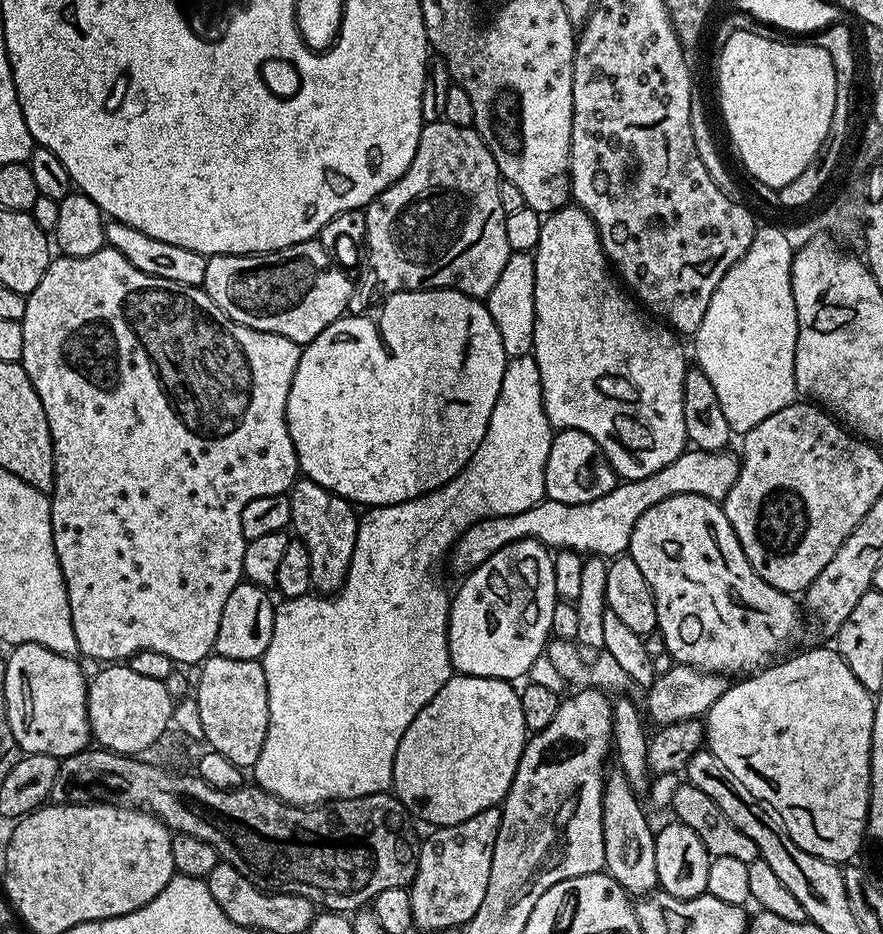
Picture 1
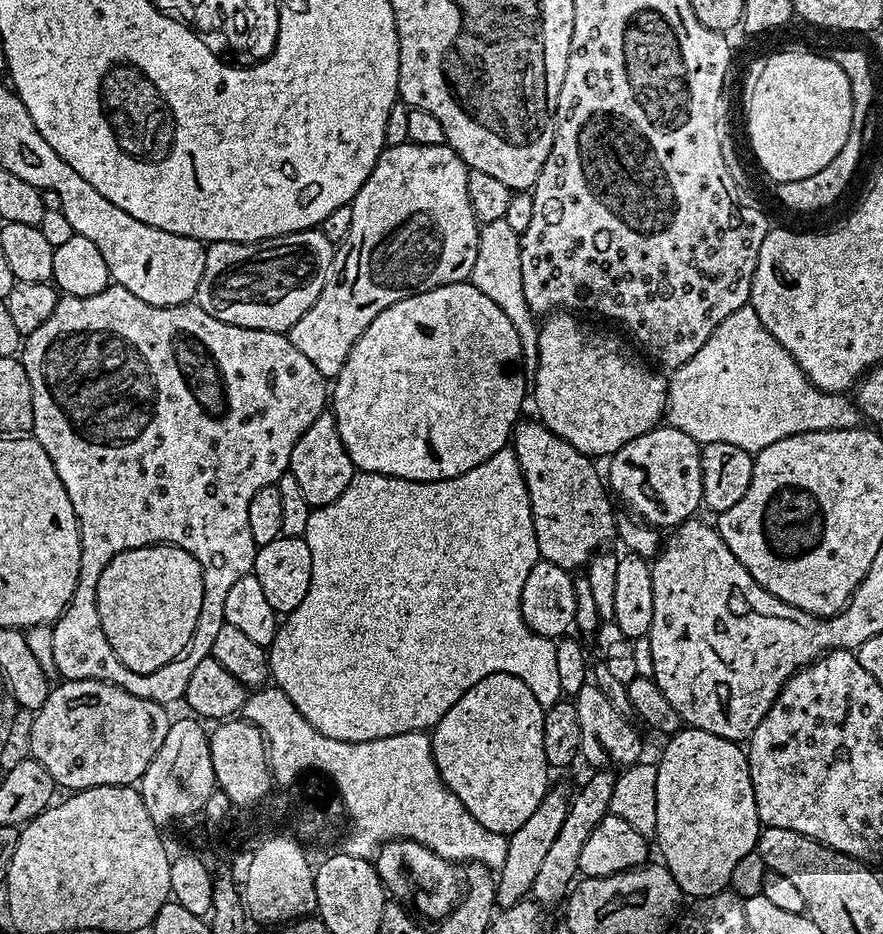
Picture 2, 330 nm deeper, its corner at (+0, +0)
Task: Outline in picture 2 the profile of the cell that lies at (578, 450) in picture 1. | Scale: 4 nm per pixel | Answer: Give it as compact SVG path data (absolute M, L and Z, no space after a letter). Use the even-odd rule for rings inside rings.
M657 426L626 442L618 451L613 452L607 461L606 484L609 489L629 508L629 513L635 514L643 523L652 525L657 530L671 530L685 520L691 520L701 511L704 502L704 487L702 486L701 444L690 434L682 434L682 430L671 426Z

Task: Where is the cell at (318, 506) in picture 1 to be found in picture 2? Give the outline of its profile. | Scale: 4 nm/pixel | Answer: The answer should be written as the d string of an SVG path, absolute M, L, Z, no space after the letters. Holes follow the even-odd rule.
M325 410L310 422L306 434L294 442L294 454L290 454L288 472L298 478L298 486L306 502L313 508L321 508L338 498L346 486L350 486L352 477L356 475L357 468L352 465L350 454L346 454L346 446L342 446L342 438L338 434L336 419L331 411Z

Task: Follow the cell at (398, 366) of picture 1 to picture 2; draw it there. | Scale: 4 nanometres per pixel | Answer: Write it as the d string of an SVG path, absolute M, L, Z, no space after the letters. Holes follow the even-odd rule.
M470 282L443 284L428 292L415 292L413 296L386 306L386 310L382 310L382 314L378 314L378 318L366 326L358 342L354 342L330 388L330 411L336 419L342 446L346 446L346 454L350 454L352 465L361 472L386 474L403 480L445 480L466 474L466 470L486 462L498 450L509 447L510 437L521 419L520 407L524 404L526 385L519 363L520 343L518 334L514 334L514 326L510 326L510 318L506 318L506 314L502 314L502 310L498 310L498 306L494 306L494 302L490 302L490 298L486 298L486 294L482 294L482 290Z

